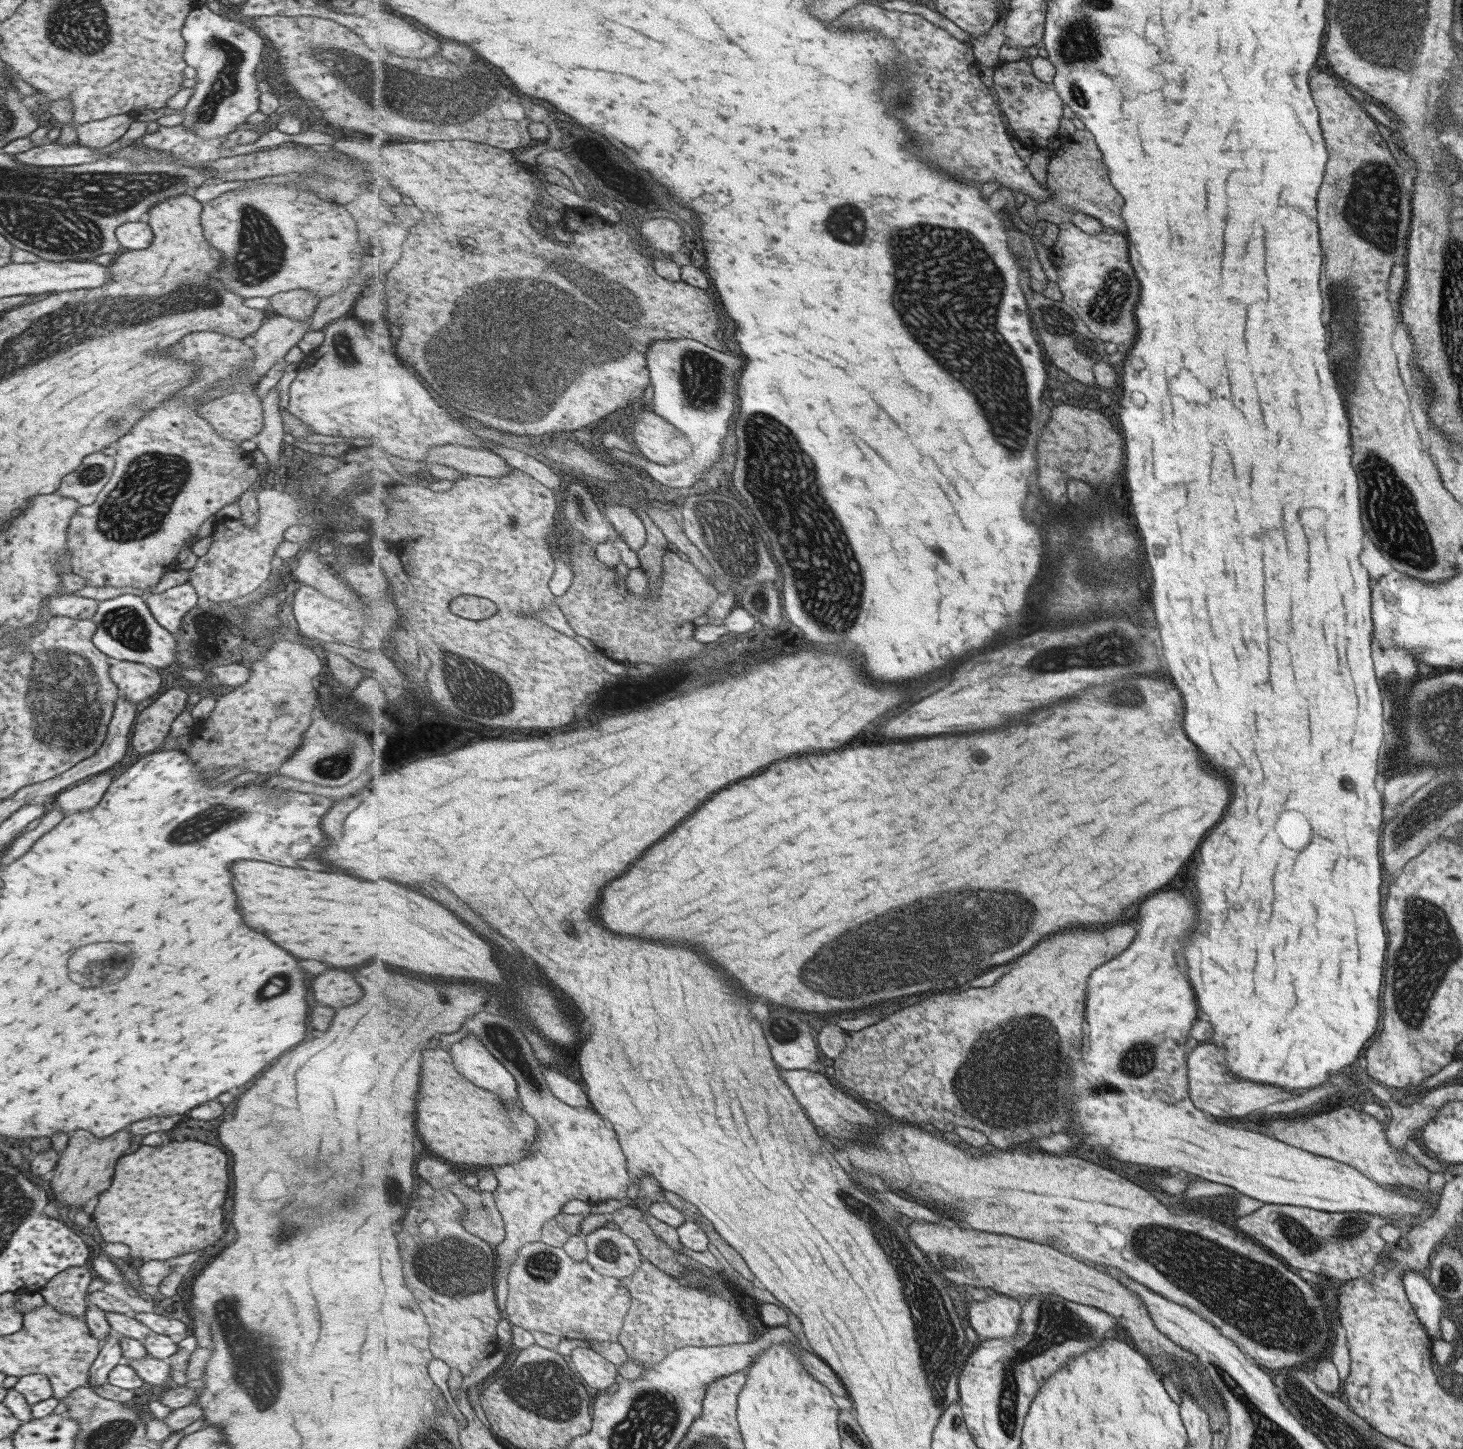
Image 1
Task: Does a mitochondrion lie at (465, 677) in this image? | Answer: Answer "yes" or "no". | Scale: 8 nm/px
yes

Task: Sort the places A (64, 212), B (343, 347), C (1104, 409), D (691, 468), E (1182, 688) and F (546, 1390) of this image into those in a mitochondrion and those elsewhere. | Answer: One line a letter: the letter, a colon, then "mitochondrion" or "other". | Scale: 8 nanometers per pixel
A: mitochondrion
B: mitochondrion
C: other
D: other
E: other
F: mitochondrion

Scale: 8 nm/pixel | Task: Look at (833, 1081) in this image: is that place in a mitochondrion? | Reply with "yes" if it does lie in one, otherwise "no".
no

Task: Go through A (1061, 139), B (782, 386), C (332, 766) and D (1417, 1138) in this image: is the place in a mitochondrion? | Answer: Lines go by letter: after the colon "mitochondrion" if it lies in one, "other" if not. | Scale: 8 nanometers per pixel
A: other
B: other
C: mitochondrion
D: other

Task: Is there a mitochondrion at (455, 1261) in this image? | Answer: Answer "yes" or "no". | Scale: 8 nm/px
yes

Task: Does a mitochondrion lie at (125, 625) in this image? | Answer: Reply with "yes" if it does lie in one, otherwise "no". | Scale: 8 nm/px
yes

